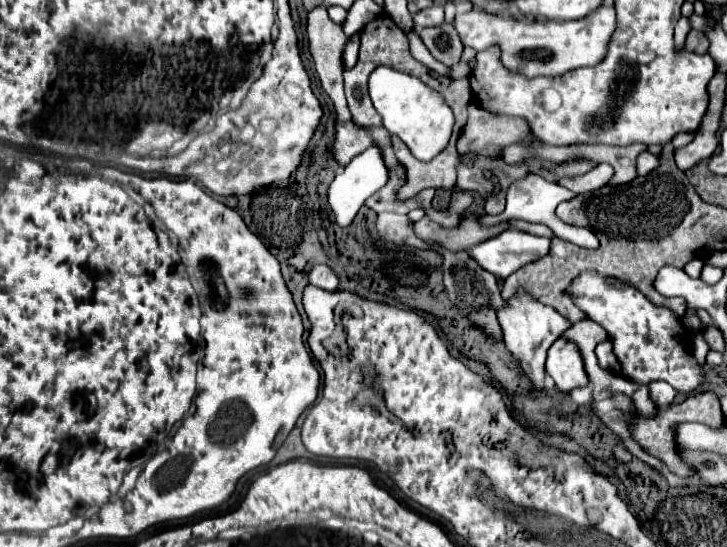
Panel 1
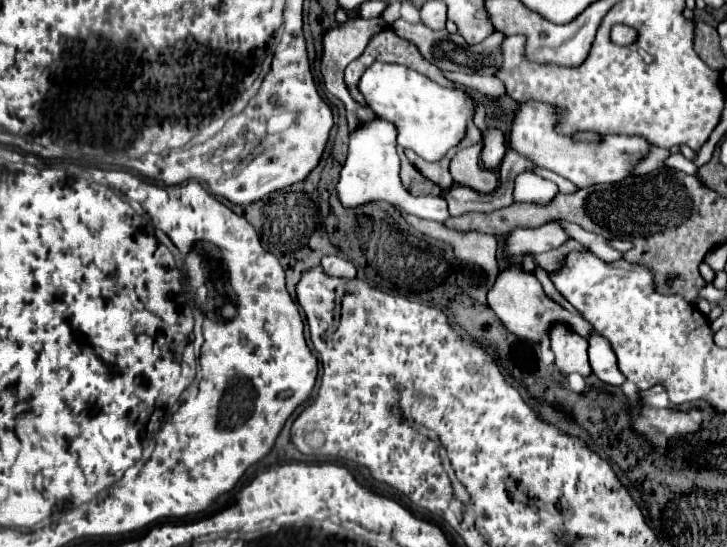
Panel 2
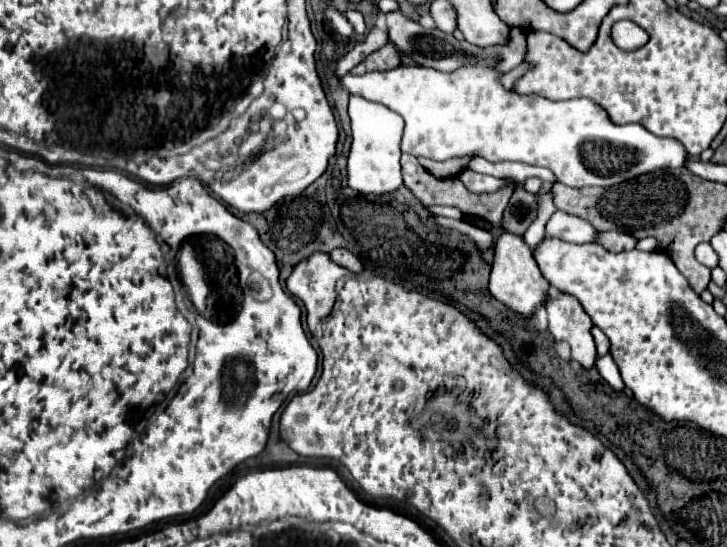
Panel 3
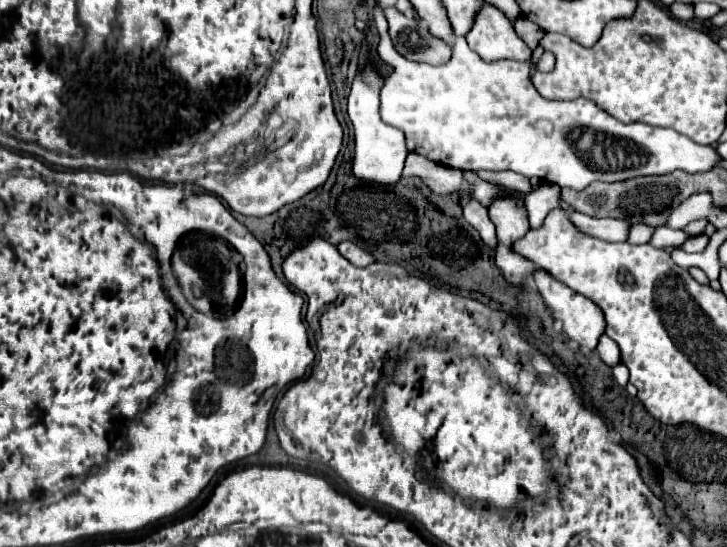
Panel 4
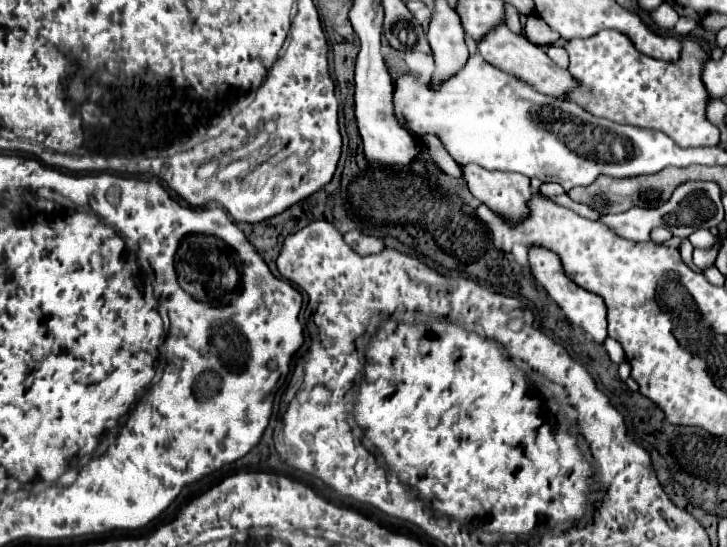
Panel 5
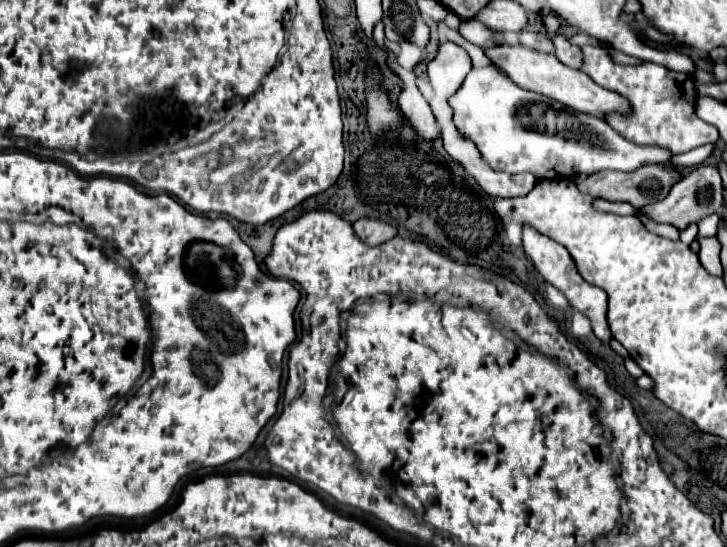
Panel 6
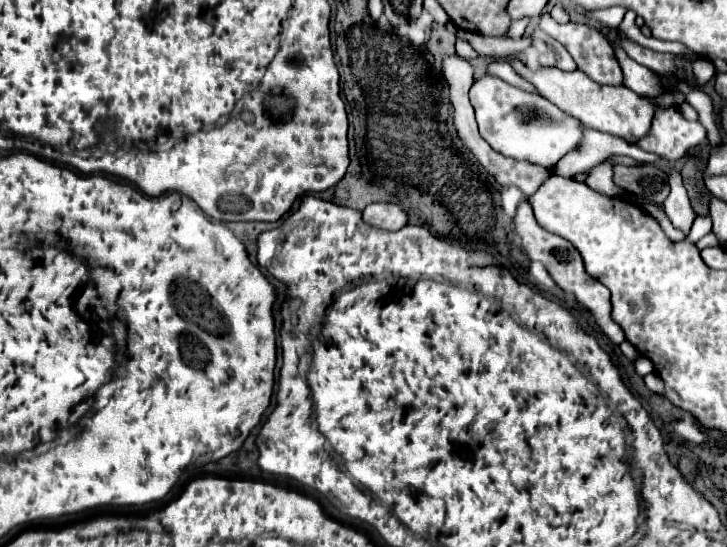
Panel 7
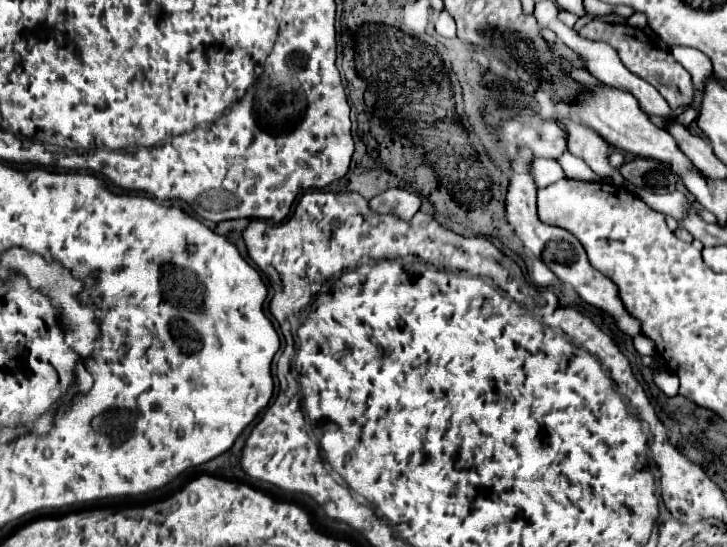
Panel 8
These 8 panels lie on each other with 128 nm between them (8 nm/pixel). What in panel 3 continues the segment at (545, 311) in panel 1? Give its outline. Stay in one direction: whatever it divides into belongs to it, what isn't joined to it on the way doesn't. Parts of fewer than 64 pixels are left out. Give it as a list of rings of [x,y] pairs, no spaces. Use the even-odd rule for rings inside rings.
[[[502,234],[496,240],[494,246],[494,264],[492,264],[492,274],[490,274],[490,284],[488,284],[490,294],[502,302],[506,308],[510,308],[514,314],[530,320],[536,314],[538,306],[544,306],[548,296],[550,296],[550,284],[542,278],[540,268],[536,260],[532,258],[530,248],[524,244],[522,236],[516,234]],[[594,326],[594,328],[592,328],[592,336],[594,336],[596,348],[598,348],[598,356],[606,354],[606,352],[608,352],[608,348],[610,348],[610,342],[608,342],[608,338],[602,334],[602,330]]]

